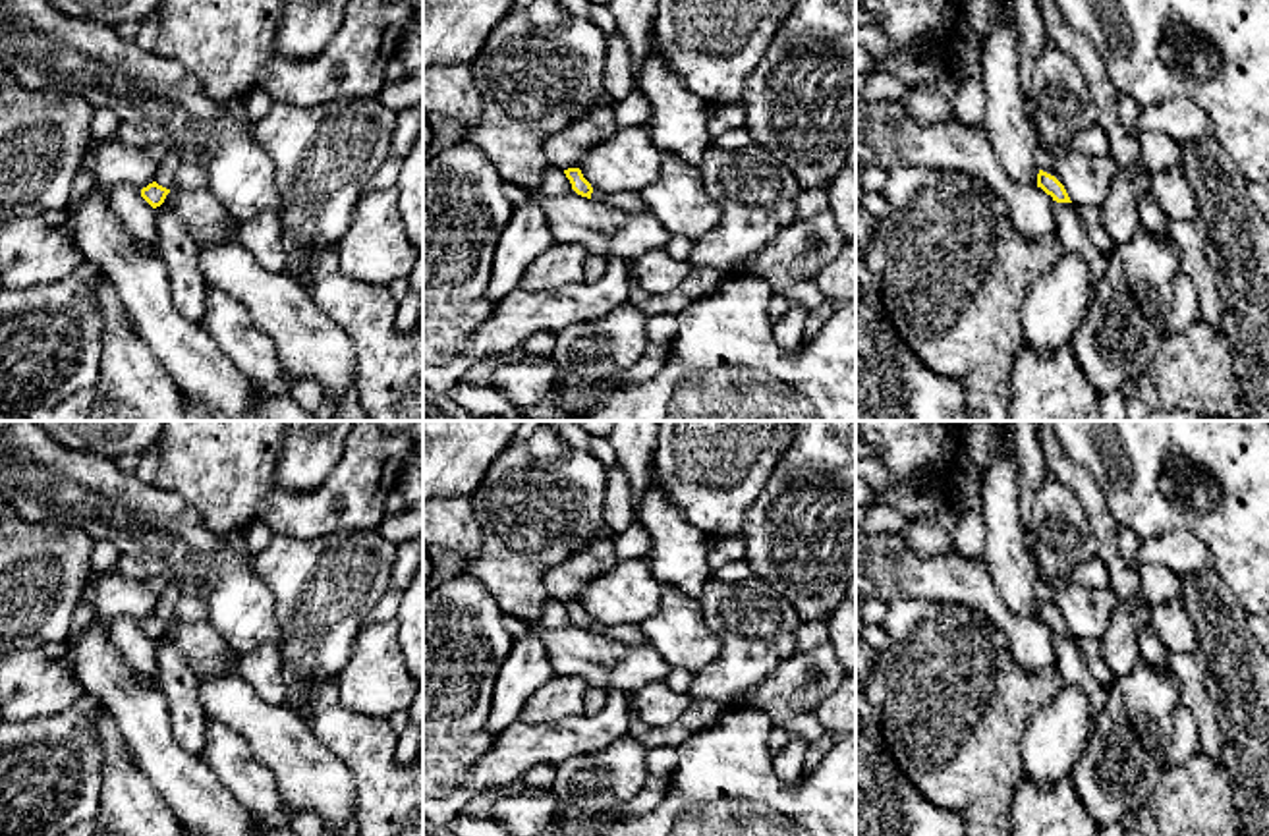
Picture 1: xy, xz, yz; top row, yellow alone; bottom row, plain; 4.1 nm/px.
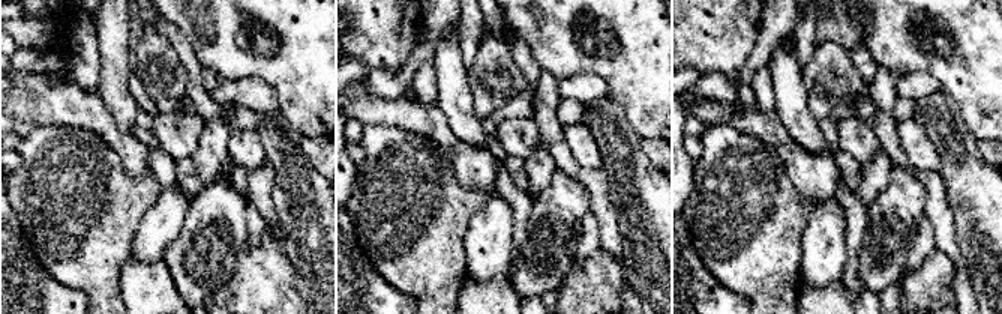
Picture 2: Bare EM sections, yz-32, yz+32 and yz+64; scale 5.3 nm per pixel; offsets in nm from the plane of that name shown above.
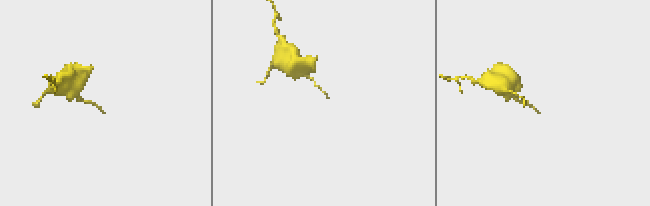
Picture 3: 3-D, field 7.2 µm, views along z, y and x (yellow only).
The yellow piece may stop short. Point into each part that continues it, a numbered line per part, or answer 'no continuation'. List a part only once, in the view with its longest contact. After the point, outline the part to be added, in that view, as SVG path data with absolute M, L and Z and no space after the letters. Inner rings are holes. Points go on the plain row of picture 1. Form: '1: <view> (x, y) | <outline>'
no continuation

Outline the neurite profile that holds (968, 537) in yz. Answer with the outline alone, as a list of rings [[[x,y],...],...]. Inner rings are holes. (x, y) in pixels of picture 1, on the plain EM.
[[[964,450],[958,452],[952,469],[952,506],[962,508],[952,533],[952,548],[968,560],[983,562],[981,475]]]

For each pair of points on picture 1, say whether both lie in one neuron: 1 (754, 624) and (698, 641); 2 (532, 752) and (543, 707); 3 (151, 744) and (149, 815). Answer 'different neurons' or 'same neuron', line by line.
1: different neurons
2: different neurons
3: different neurons

